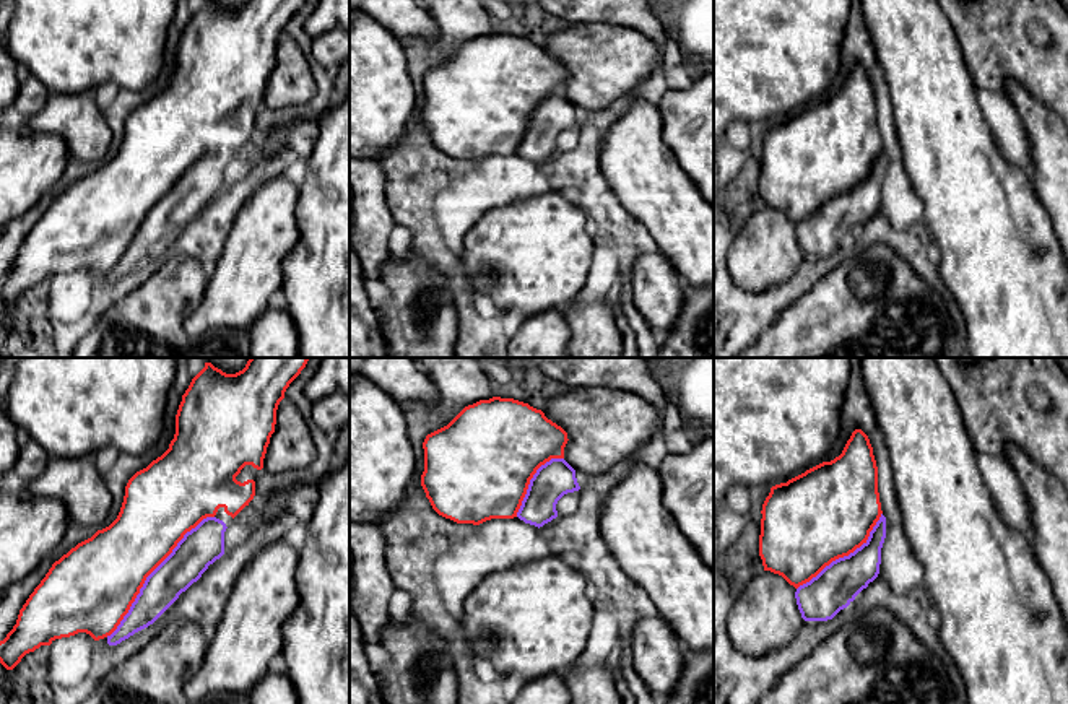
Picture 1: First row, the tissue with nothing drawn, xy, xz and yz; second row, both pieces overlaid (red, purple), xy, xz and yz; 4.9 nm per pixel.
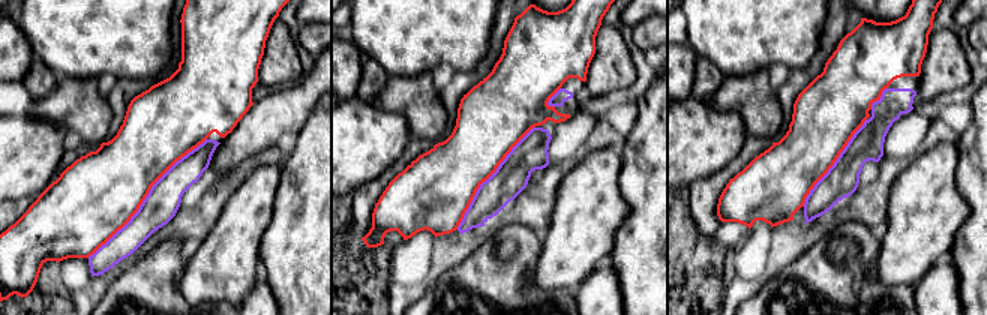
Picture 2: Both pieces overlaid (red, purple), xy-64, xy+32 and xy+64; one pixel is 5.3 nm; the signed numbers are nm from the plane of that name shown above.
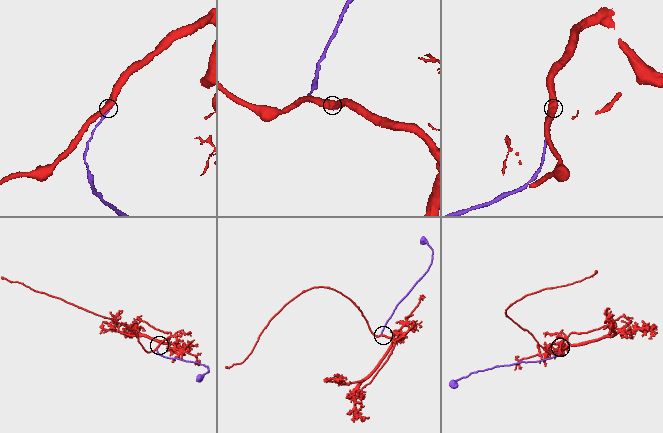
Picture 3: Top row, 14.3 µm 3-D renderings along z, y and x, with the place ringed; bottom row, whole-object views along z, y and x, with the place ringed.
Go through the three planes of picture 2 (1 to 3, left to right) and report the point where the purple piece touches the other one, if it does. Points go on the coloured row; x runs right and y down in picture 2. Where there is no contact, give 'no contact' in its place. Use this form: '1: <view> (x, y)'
1: xy-64 (146, 195)
2: xy+32 (488, 177)
3: xy+64 (834, 161)

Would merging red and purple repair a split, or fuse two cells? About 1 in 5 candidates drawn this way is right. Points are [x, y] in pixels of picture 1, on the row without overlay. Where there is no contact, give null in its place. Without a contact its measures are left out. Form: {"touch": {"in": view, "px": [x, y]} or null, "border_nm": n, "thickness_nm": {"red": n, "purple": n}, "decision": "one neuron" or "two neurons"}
{"touch": {"in": "xy", "px": [151, 207]}, "border_nm": 800, "thickness_nm": {"red": 400, "purple": 190}, "decision": "one neuron"}

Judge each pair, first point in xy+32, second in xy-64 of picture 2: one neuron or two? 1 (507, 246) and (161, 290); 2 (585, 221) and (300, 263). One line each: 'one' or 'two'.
1: one
2: two

